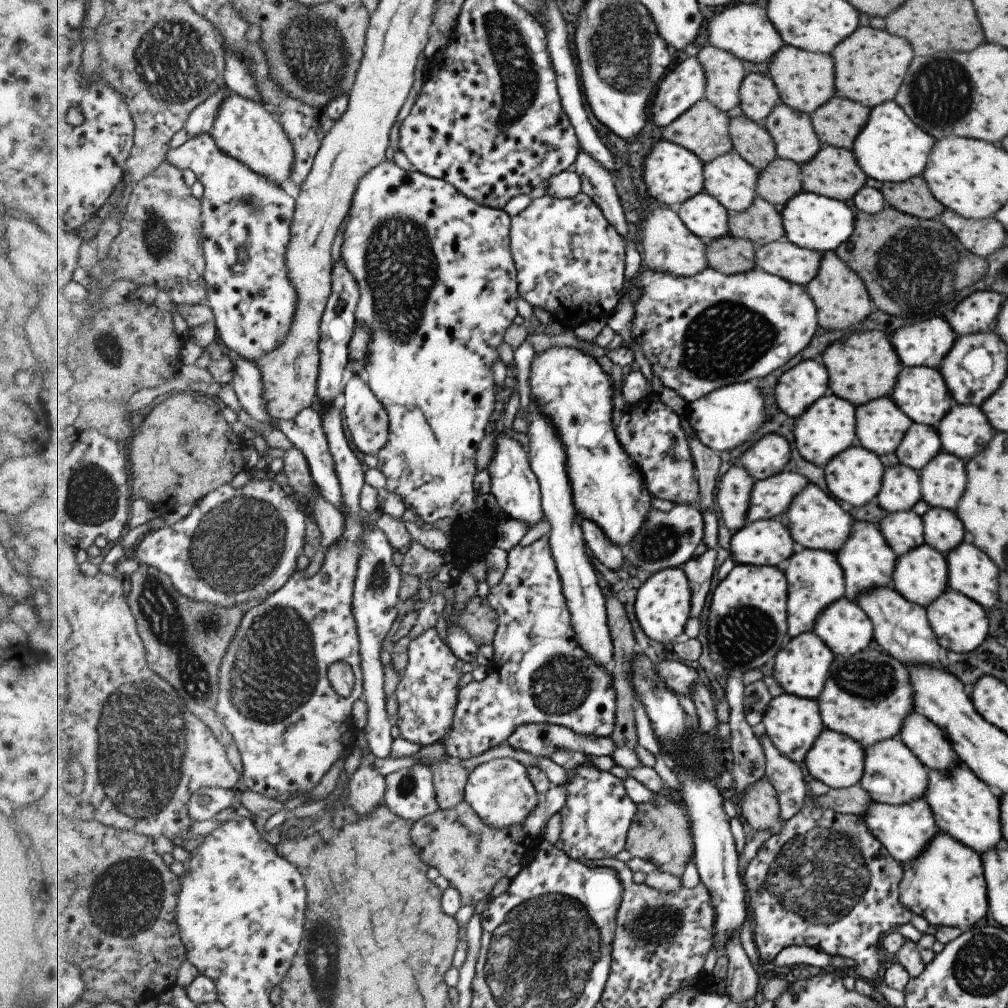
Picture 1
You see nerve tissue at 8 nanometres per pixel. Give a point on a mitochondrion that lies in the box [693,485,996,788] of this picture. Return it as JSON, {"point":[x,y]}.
{"point":[746,632]}

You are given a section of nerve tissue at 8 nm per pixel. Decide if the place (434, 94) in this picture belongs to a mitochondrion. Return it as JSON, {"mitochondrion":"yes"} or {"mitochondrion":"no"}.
{"mitochondrion":"no"}

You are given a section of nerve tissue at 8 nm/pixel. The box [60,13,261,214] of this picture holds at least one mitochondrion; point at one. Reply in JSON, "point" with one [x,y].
{"point":[172,60]}

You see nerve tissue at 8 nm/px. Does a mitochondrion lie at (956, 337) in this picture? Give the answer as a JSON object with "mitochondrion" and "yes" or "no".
{"mitochondrion":"no"}

